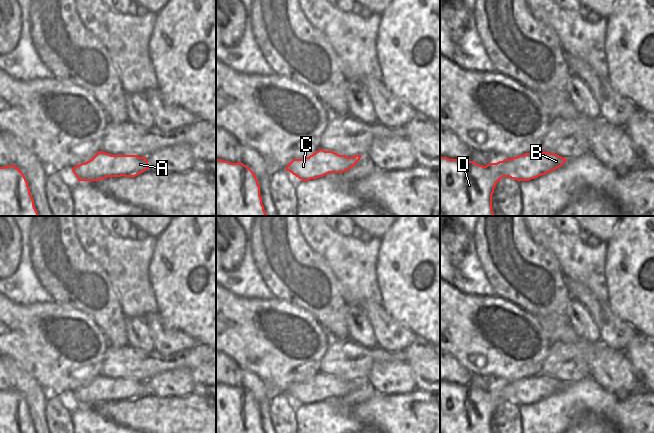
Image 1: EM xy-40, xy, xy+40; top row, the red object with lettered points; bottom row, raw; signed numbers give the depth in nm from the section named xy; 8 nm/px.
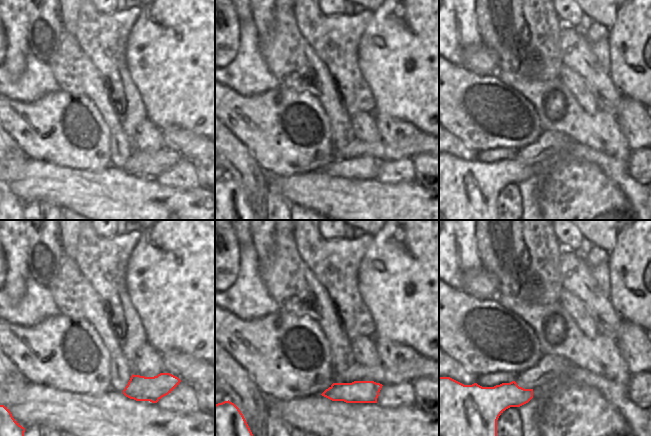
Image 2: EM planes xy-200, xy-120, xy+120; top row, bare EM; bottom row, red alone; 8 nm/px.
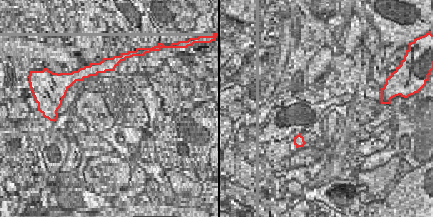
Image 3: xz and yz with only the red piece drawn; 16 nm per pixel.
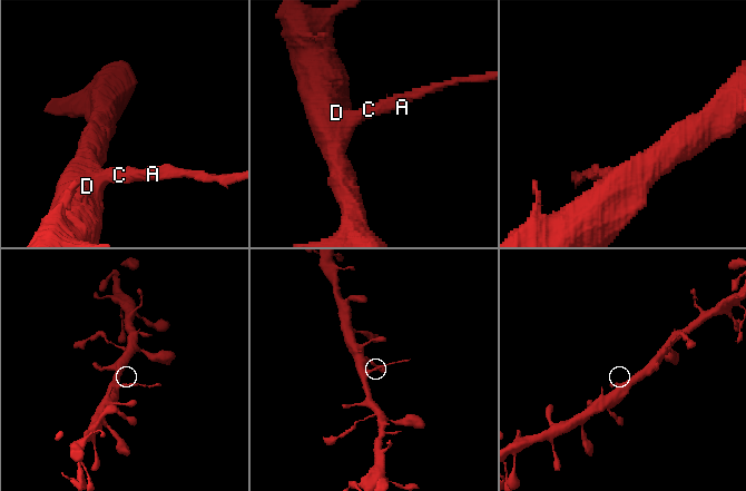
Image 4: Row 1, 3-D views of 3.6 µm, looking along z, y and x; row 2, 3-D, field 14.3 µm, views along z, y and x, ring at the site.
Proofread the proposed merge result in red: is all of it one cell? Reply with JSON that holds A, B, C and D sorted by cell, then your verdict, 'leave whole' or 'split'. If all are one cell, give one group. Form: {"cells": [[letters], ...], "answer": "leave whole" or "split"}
{"cells": [["A", "B", "C"], ["D"]], "answer": "split"}

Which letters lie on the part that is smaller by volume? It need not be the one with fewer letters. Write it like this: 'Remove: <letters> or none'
Remove: A, B, C

